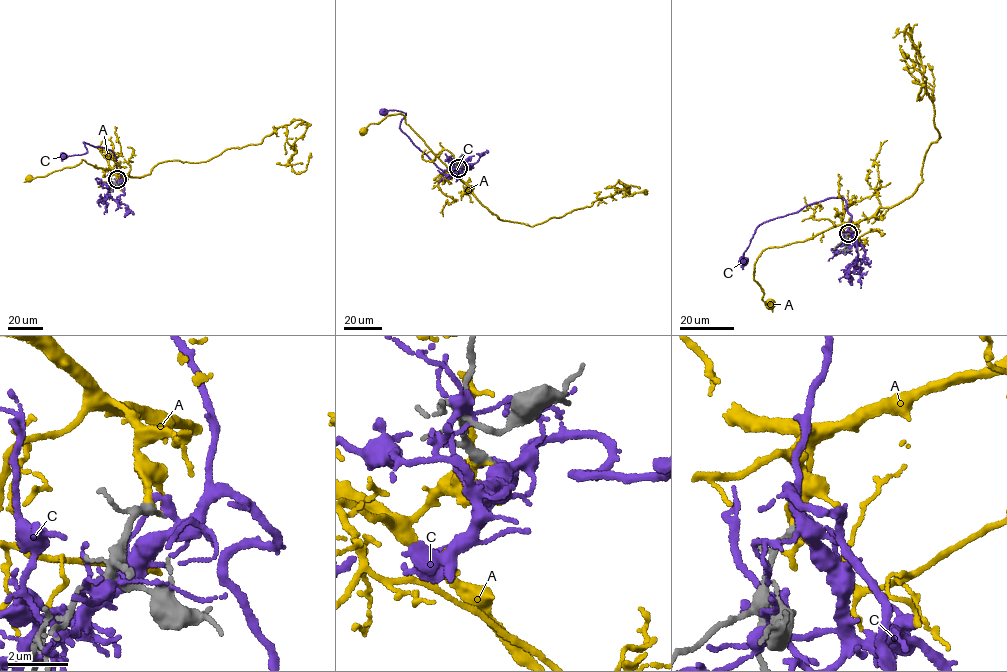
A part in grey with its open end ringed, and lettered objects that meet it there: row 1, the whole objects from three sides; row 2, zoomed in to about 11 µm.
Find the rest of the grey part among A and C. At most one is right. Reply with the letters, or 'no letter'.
A

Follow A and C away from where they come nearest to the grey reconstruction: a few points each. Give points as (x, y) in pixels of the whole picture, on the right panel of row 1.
A: (848, 233), (849, 225), (841, 224), (804, 241), (767, 248), (753, 273), (769, 304)
C: (848, 232), (851, 216), (846, 201), (839, 197), (825, 199), (757, 226), (743, 252), (744, 265)

